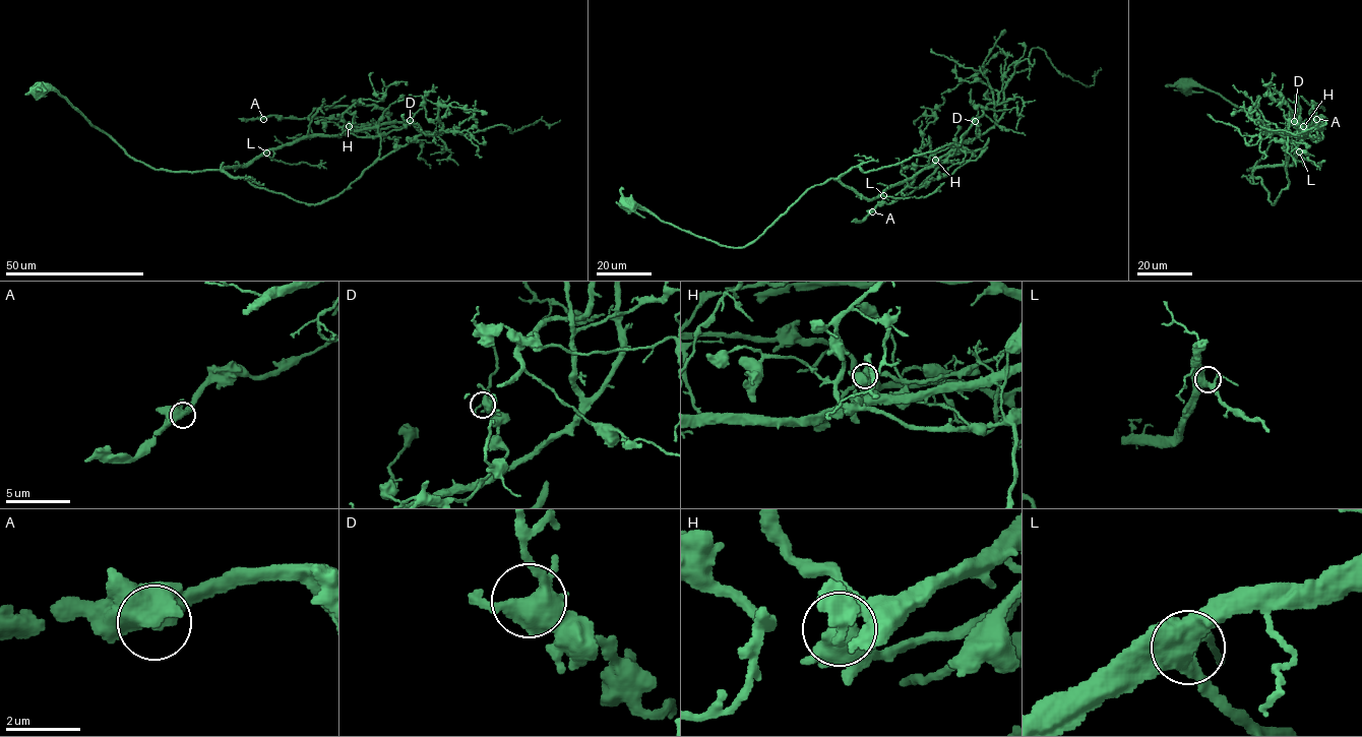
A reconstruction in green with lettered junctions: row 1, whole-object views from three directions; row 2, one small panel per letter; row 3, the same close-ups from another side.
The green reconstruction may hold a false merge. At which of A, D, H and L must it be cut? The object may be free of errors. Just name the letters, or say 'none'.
H

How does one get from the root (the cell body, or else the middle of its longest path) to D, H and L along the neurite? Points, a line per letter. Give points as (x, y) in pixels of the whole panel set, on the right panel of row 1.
D: (1181, 82), (1268, 129), (1247, 170), (1293, 166), (1307, 132), (1294, 121)
H: (1181, 82), (1219, 94), (1268, 129), (1267, 148), (1247, 170), (1293, 166), (1306, 136), (1303, 126)
L: (1181, 82), (1219, 94), (1268, 129), (1267, 148), (1247, 170), (1293, 166), (1299, 151)

